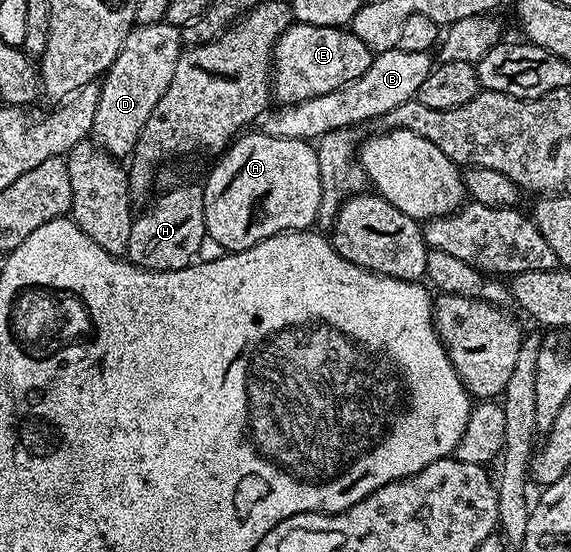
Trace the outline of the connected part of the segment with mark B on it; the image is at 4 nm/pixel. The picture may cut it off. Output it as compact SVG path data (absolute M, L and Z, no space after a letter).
M397 46L378 52L372 58L369 69L365 69L357 81L349 81L349 85L333 89L333 93L325 93L321 97L276 106L276 111L268 110L258 120L258 130L269 137L317 141L330 131L354 128L354 123L367 123L370 119L382 120L393 109L397 109L397 105L405 105L405 101L418 96L421 81L429 77L432 66L431 51L406 51Z

